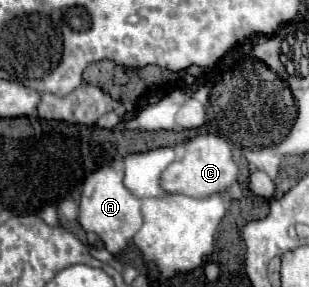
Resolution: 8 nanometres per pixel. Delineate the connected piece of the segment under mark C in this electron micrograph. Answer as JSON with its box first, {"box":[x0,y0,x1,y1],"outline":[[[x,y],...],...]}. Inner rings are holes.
{"box":[163,134,239,198],"outline":[[[205,134],[189,140],[185,144],[185,156],[163,172],[163,188],[171,194],[201,194],[201,198],[211,198],[215,194],[225,194],[239,176],[239,166],[233,160],[229,142],[217,134]]]}

